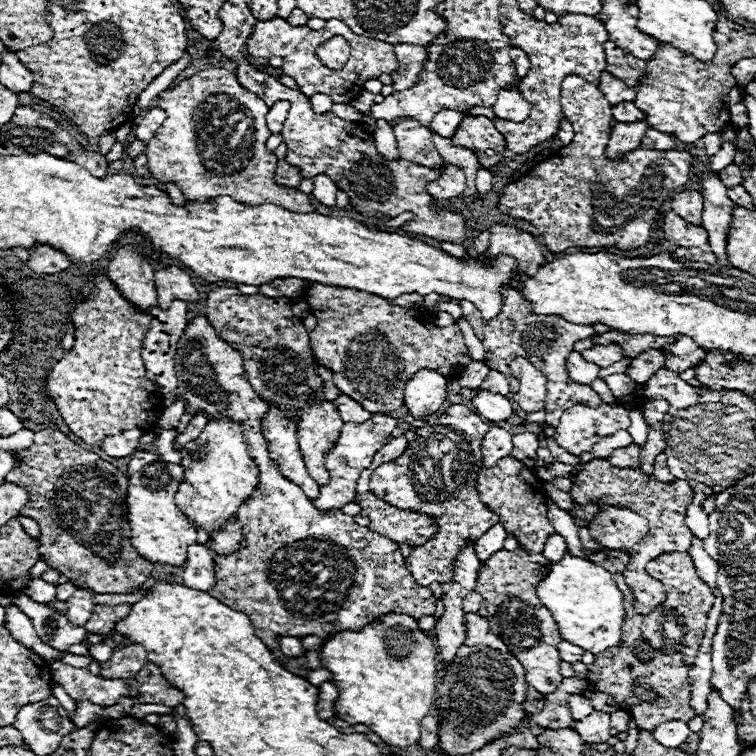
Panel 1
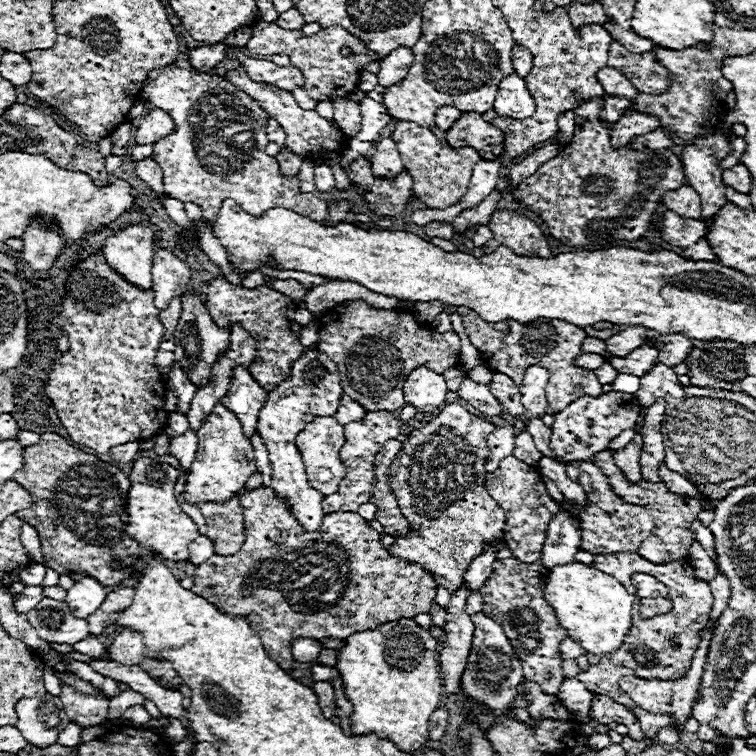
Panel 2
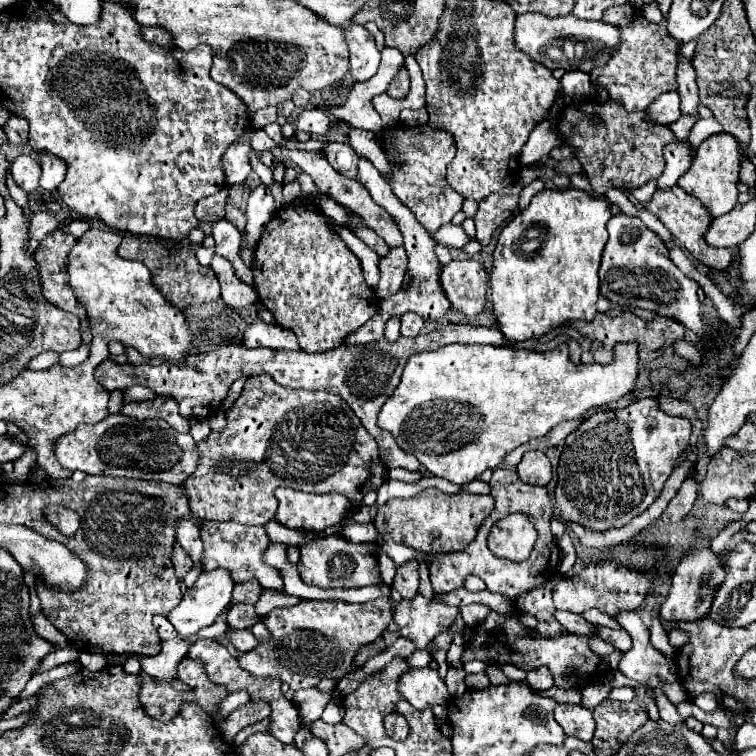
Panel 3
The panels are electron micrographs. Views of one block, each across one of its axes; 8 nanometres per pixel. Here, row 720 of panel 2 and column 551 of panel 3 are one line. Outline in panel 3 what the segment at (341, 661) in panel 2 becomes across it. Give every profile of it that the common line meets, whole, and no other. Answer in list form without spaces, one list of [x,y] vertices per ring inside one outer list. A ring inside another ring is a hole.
[[[452,344],[436,352],[414,354],[406,362],[398,388],[380,410],[378,426],[394,436],[400,450],[414,454],[430,474],[446,478],[452,484],[468,484],[484,470],[498,468],[508,452],[532,438],[542,438],[556,424],[580,418],[594,406],[618,402],[632,392],[636,378],[636,344],[618,344],[616,360],[608,366],[572,364],[566,344],[548,352],[492,344]]]

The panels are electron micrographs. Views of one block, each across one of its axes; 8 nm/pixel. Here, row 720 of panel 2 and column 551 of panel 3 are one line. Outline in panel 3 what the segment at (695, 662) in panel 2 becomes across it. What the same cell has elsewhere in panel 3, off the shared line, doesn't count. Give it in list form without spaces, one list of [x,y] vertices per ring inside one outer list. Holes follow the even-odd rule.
[[[548,668],[530,670],[528,676],[526,676],[526,680],[528,680],[528,684],[530,684],[532,688],[536,688],[536,690],[546,690],[546,688],[550,688],[550,686],[554,684],[554,678],[552,678],[552,674],[548,672]]]

